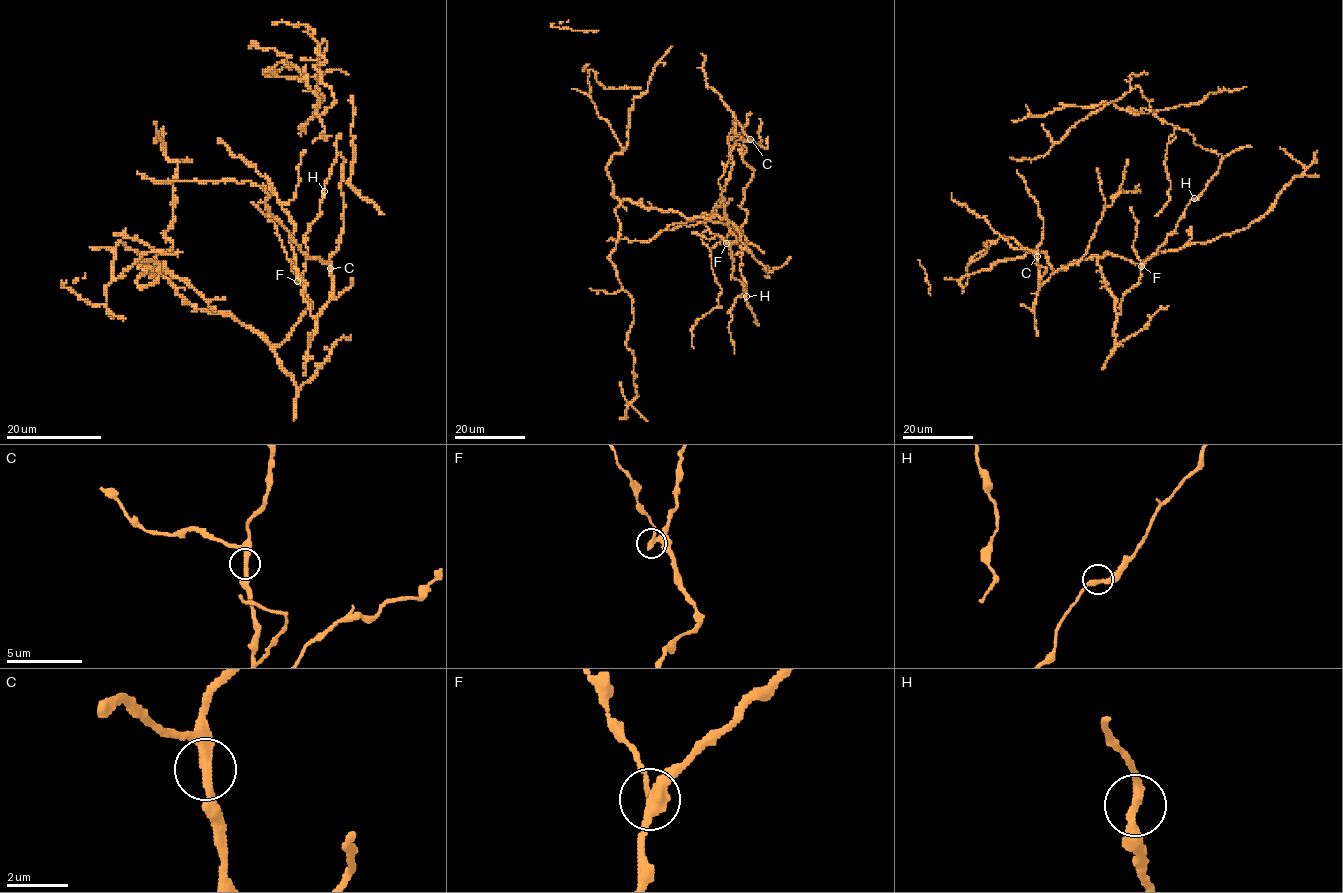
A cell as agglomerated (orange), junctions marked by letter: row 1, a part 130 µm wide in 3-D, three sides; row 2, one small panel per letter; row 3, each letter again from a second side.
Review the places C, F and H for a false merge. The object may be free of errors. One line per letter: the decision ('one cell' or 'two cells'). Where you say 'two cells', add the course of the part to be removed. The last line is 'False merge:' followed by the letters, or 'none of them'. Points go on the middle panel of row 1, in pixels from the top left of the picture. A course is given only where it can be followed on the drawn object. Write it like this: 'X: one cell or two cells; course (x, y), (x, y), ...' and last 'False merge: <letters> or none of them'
C: one cell
F: two cells; course (726, 244), (719, 235), (710, 239), (692, 232)
H: one cell
False merge: F

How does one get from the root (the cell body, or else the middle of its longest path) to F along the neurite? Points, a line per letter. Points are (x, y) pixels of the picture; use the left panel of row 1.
F: (324, 190), (319, 205), (320, 215), (305, 236), (305, 269), (297, 281)

